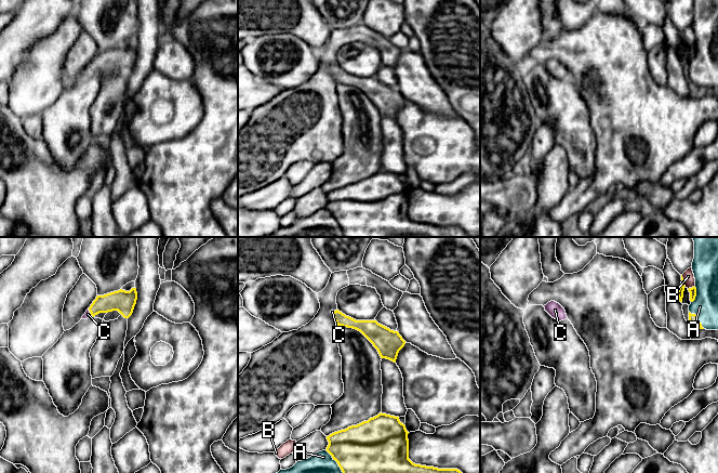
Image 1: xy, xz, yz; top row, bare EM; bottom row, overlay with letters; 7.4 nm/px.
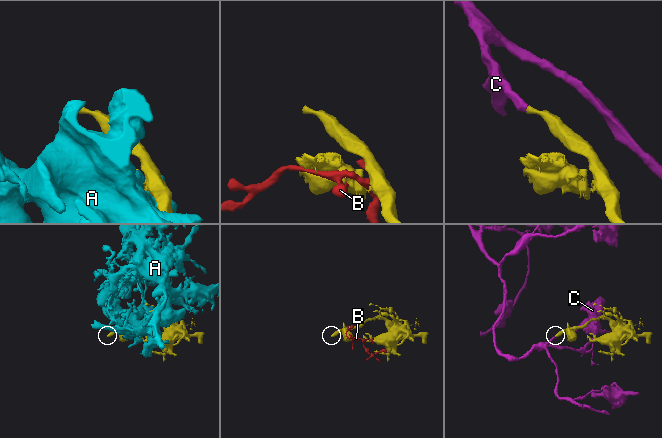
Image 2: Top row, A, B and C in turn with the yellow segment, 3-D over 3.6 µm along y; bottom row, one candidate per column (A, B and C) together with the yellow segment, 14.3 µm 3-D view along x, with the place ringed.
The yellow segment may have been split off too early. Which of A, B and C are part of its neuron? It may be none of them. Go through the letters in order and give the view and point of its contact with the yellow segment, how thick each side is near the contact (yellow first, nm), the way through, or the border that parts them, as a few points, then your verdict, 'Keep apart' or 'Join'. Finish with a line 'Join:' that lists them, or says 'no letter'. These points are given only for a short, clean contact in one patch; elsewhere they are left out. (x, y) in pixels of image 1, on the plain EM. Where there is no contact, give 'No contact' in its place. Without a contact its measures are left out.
A: Touches yellow at yz (697, 76). Thickness 70 nm (yellow) against 190 nm. Keep apart
B: Touches yellow at yz (682, 38). Thickness 50 nm (yellow) against 90 nm. Keep apart
C: Touches yellow at xy (90, 69). Thickness 160 nm (yellow) against 50 nm. Path across: xy (121, 57), (103, 61), (90, 69), (88, 71). Join
Join: C

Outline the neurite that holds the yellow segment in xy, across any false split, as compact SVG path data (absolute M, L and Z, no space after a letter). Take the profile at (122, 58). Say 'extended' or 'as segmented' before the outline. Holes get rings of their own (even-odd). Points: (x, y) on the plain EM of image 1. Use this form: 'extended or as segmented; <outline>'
extended; M132 45L130 49L120 47L104 53L97 53L81 77L112 68L118 68L124 76L129 76L133 70L136 57L136 45Z

